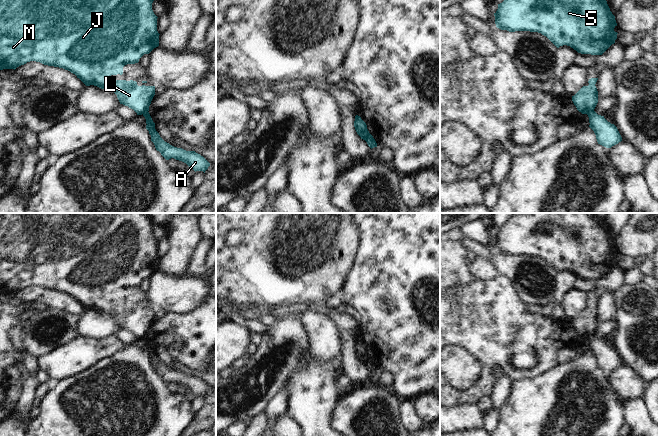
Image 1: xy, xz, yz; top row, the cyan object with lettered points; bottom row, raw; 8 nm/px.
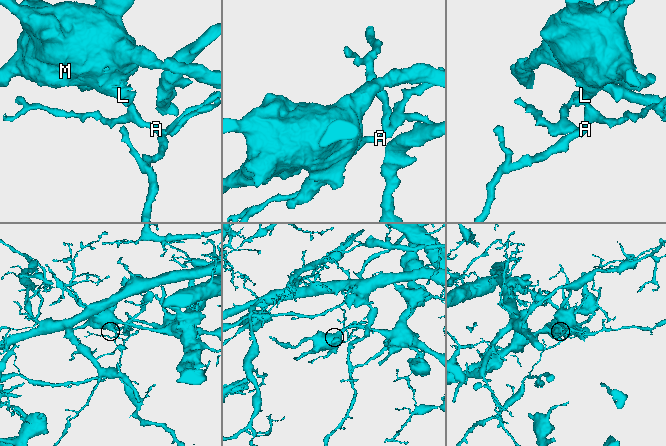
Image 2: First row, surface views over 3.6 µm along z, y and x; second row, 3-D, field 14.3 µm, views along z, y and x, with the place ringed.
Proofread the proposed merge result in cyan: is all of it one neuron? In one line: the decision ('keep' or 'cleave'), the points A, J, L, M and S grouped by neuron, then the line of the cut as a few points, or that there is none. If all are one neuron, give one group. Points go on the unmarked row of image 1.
cleave; A / J L M S; cut in xz along (371, 359), (365, 364)

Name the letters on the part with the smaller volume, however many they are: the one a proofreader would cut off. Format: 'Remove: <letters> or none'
Remove: A

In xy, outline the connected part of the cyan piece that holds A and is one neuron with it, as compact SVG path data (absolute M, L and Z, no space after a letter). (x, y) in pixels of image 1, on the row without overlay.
M145 336L143 340L146 343L146 353L151 359L151 365L154 367L156 374L159 375L166 384L174 382L186 387L195 396L203 395L205 397L210 390L210 387L203 380L195 375L186 375L182 372L174 371L165 366L156 355L155 347L153 346L149 336Z

